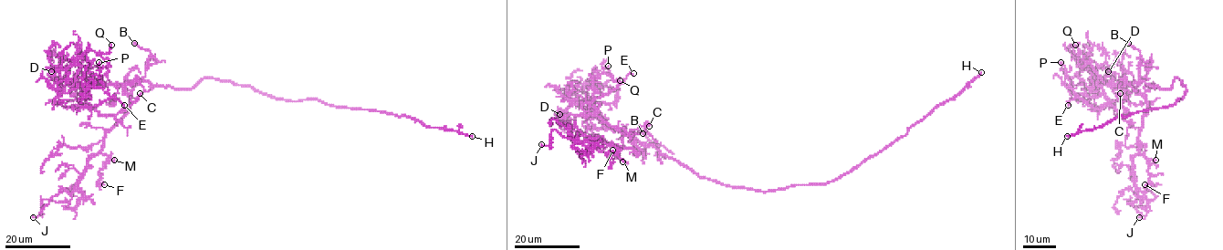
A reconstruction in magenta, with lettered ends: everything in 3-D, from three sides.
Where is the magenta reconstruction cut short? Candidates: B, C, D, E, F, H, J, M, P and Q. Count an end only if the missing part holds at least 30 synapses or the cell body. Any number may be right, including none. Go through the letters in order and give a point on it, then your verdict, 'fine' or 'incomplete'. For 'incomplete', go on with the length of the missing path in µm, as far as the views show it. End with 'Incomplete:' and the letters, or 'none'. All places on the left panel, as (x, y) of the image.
B: at (134, 43); fine
C: at (140, 93); fine
D: at (51, 71); fine
E: at (124, 105); fine
F: at (104, 184); fine
H: at (472, 136); incomplete; about 40 µm are missing
J: at (33, 217); fine
M: at (114, 160); fine
P: at (99, 62); fine
Q: at (111, 45); fine
Incomplete: H

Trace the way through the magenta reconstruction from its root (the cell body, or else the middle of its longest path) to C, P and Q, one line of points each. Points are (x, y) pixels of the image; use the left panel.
C: (211, 78), (191, 88), (148, 81), (84, 85), (85, 102), (100, 115), (117, 115), (140, 93)
P: (211, 78), (191, 88), (148, 81), (85, 85), (82, 96), (89, 87), (104, 87), (99, 62)
Q: (211, 78), (191, 88), (174, 88), (148, 81), (78, 85), (60, 76), (88, 50), (108, 54), (111, 45)

